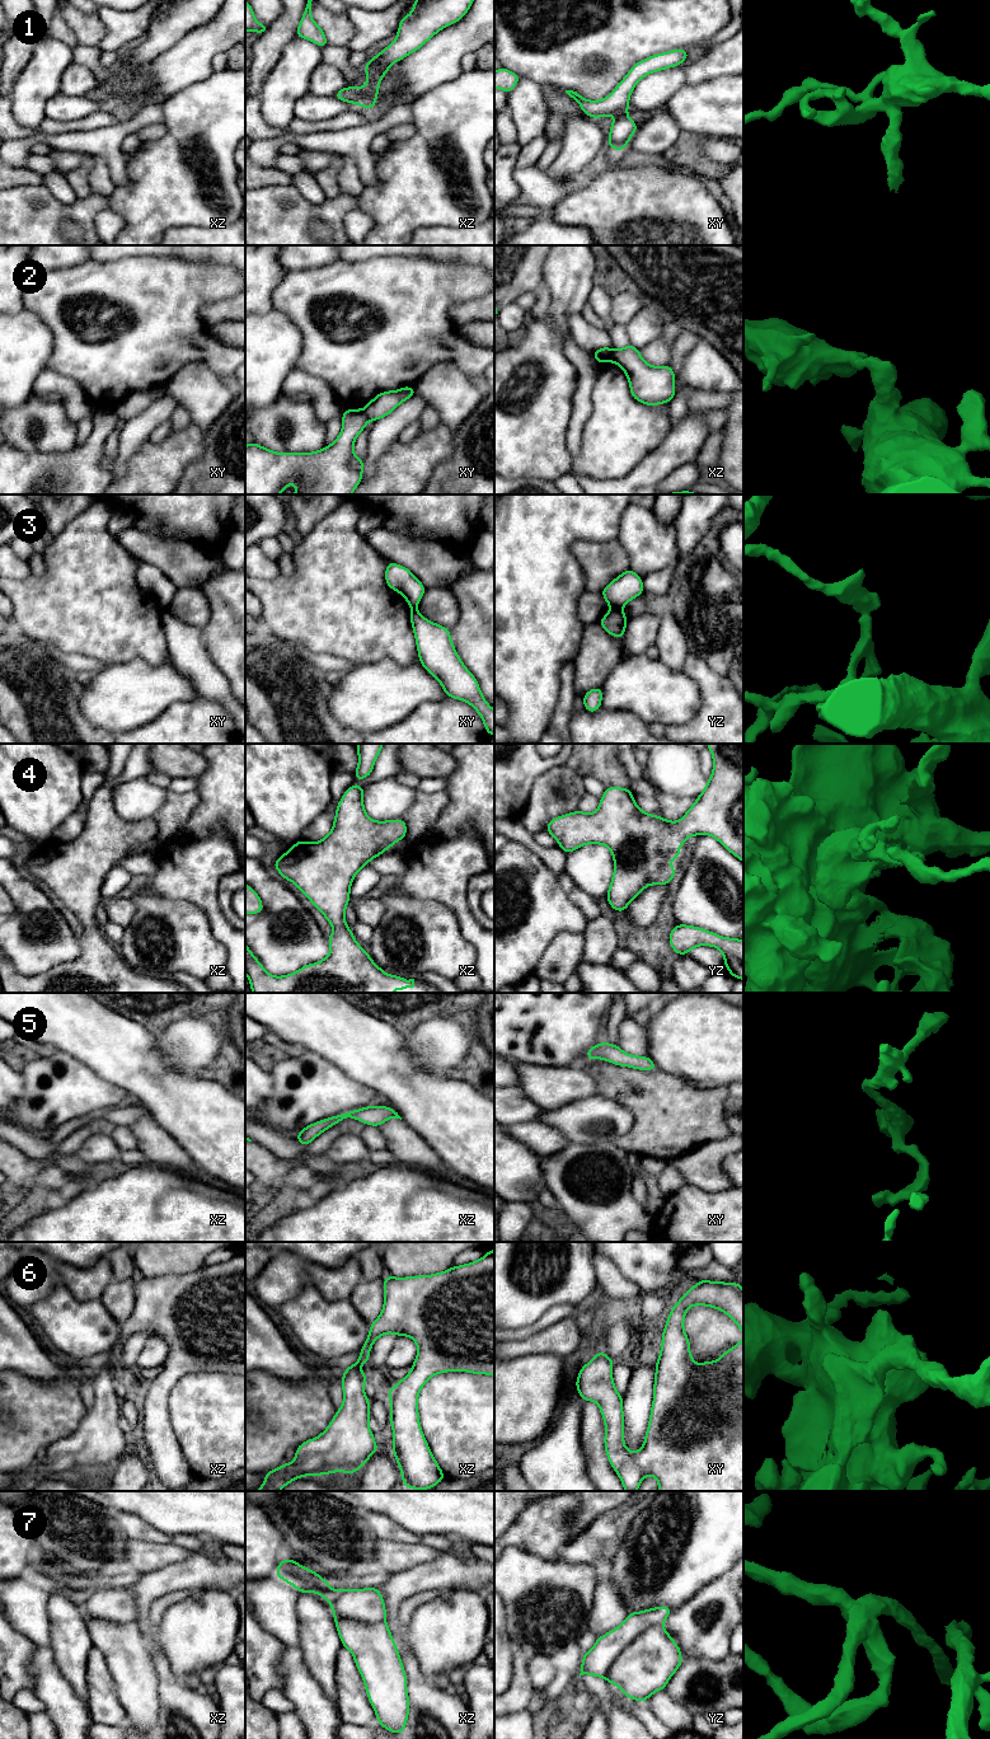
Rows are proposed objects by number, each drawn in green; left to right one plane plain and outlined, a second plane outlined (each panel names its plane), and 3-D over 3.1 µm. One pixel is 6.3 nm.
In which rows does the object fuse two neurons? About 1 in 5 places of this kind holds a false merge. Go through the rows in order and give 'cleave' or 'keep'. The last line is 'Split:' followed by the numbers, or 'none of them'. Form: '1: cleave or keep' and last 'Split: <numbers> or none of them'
1: cleave
2: cleave
3: cleave
4: keep
5: keep
6: keep
7: keep
Split: 1, 2, 3

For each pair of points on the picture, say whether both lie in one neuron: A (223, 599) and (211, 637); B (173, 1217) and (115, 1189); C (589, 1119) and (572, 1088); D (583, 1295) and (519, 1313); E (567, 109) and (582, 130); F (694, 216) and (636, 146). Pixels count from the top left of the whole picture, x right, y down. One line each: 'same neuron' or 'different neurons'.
A: same neuron
B: same neuron
C: different neurons
D: same neuron
E: different neurons
F: different neurons

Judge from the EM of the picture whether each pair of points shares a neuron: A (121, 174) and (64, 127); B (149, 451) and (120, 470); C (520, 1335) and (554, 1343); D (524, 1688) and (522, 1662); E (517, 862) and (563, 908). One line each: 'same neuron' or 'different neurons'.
A: different neurons
B: different neurons
C: different neurons
D: same neuron
E: same neuron

